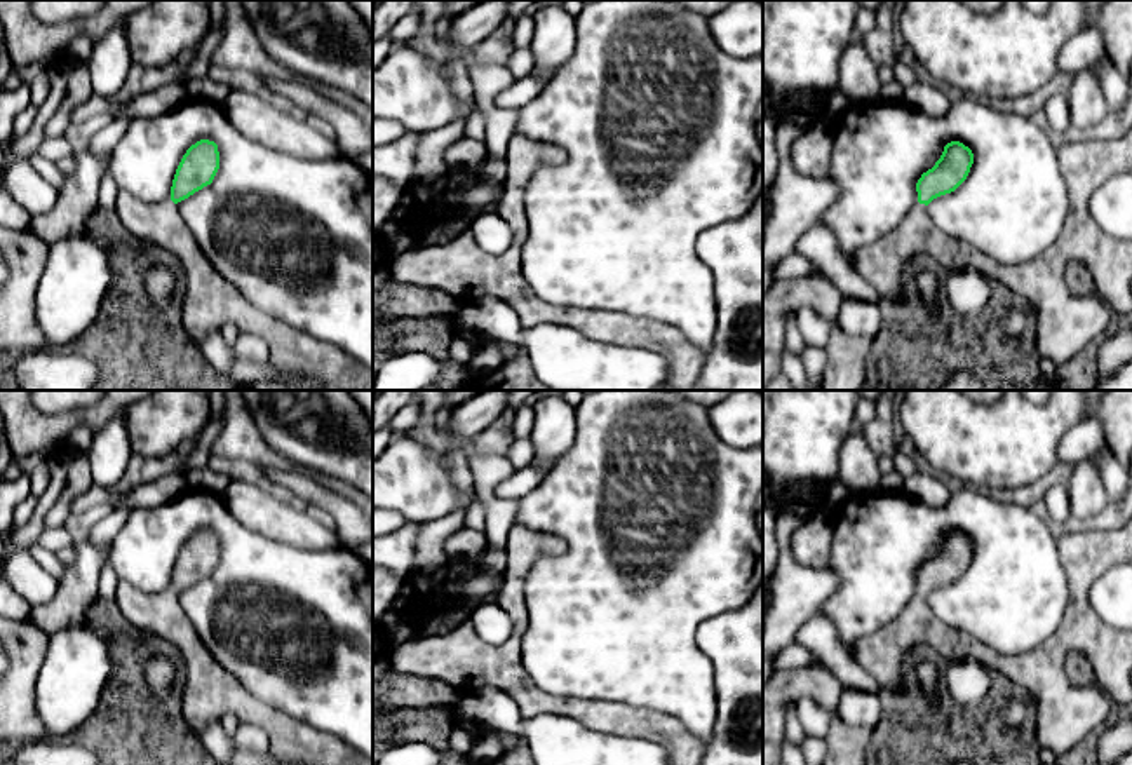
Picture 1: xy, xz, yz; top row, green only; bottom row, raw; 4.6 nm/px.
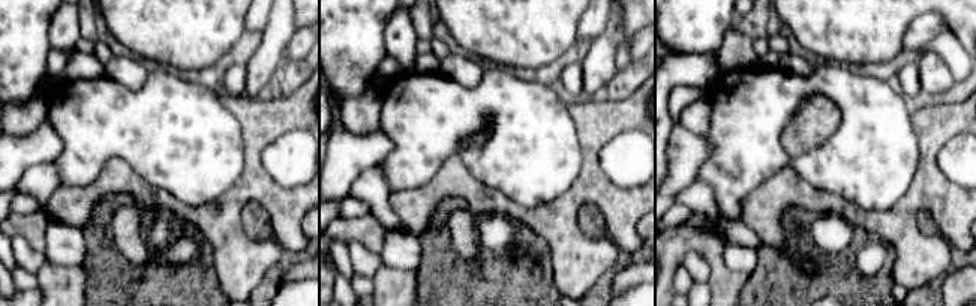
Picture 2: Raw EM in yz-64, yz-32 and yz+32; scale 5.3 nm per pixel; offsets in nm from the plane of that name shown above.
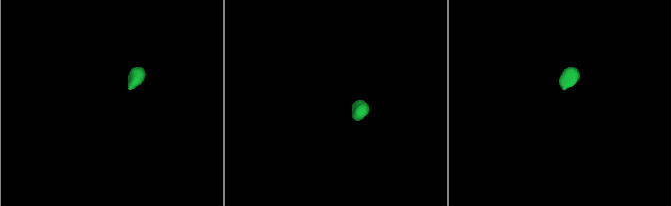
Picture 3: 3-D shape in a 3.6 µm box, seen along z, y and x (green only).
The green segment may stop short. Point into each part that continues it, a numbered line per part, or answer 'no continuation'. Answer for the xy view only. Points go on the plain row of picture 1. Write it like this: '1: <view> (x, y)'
1: xy (211, 692)

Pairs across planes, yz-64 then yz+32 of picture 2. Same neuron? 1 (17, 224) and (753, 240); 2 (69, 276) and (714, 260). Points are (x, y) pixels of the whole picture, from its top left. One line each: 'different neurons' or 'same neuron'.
1: different neurons
2: same neuron

